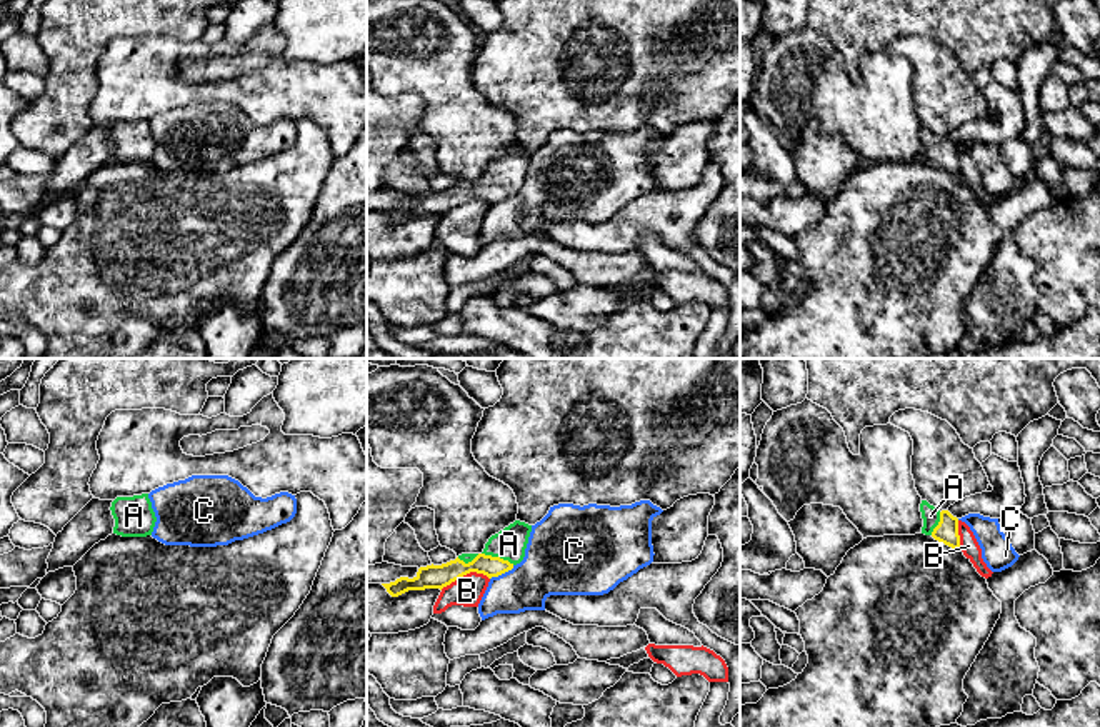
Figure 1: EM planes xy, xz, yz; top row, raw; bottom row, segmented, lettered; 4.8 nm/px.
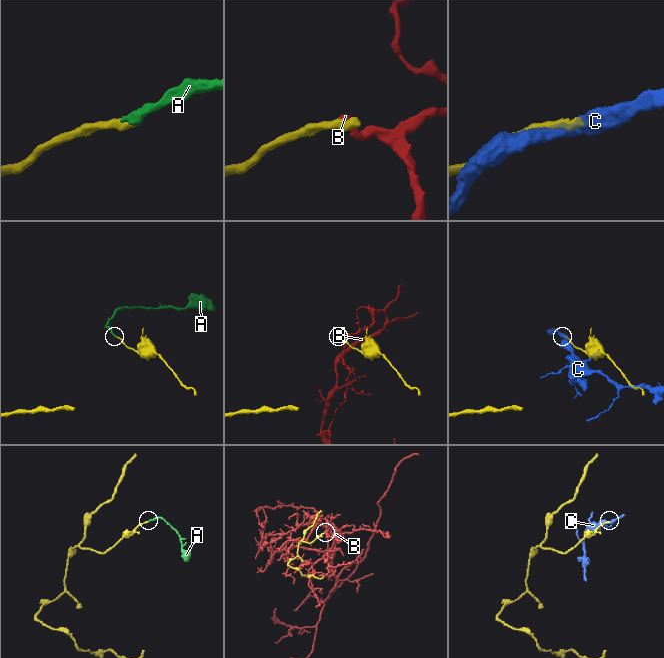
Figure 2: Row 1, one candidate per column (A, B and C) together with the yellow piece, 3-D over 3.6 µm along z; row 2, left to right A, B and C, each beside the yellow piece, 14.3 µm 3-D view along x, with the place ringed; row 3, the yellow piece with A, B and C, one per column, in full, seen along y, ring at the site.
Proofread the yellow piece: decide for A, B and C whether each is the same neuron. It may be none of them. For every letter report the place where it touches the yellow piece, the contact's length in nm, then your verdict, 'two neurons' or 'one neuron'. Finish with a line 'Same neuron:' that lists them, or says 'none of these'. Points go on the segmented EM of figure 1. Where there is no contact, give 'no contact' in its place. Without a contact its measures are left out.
A: xz (499, 557) | 170 nm | one neuron
B: xz (464, 574) | 240 nm | two neurons
C: xz (502, 572) | 140 nm | two neurons
Same neuron: A

